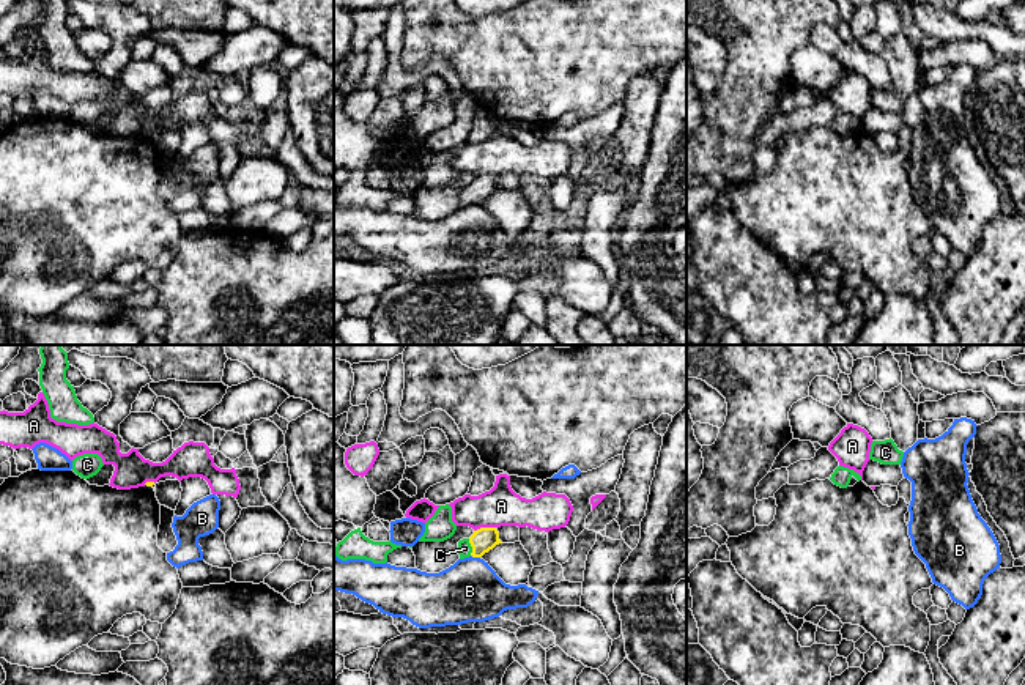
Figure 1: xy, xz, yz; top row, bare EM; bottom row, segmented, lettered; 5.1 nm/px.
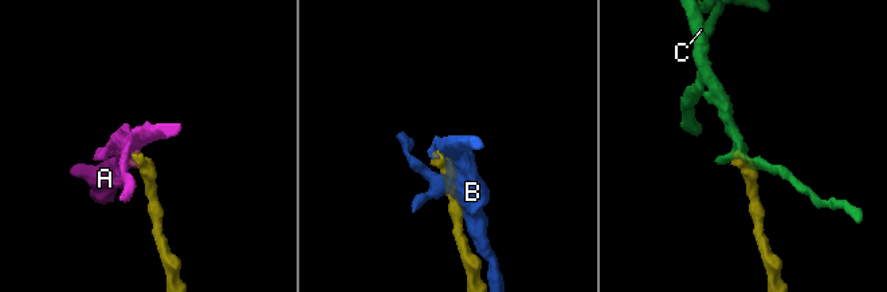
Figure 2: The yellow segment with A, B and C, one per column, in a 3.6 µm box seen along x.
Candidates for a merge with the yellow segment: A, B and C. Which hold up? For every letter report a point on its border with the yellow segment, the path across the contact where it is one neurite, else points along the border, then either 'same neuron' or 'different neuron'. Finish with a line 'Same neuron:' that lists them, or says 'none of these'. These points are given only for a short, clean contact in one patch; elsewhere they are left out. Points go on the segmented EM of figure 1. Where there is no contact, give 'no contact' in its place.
A: xz (484, 528) | different neuron
B: xz (476, 556) | different neuron
C: xz (471, 545) | across xz (482, 540), (471, 545), (465, 548) | same neuron
Same neuron: C

